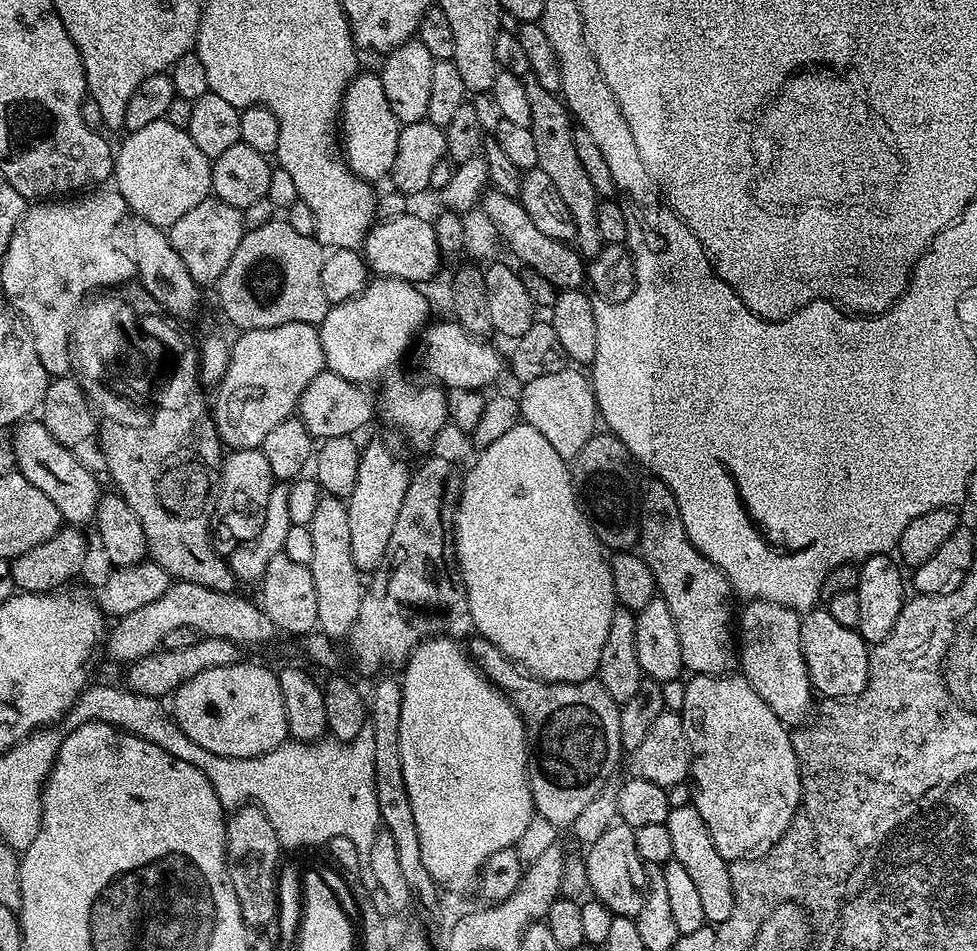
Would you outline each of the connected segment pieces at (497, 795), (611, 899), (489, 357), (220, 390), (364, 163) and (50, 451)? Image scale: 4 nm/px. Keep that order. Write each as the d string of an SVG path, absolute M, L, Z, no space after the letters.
M448 634L432 637L431 640L423 640L408 657L408 663L403 665L402 683L402 726L400 727L400 749L402 750L402 778L406 778L406 794L410 794L410 810L414 810L414 826L418 826L418 846L422 846L422 866L434 878L437 885L449 888L452 892L464 892L468 887L479 881L481 871L487 860L498 850L506 850L513 847L518 838L530 826L534 809L532 795L528 785L528 761L530 759L530 745L528 732L524 729L524 719L507 696L500 691L497 685L487 680L484 673L476 667L471 656L468 655L465 645L459 644Z
M614 822L593 844L589 845L584 856L584 865L588 875L588 887L595 899L602 901L615 916L634 918L642 910L646 891L644 879L645 861L640 861L640 852L636 849L637 829L623 822Z
M451 319L444 320L441 322L441 324L435 324L435 322L429 323L427 327L423 329L422 332L422 340L424 336L424 368L426 371L429 372L430 375L433 376L435 383L437 385L443 386L445 389L451 390L454 388L475 388L477 390L488 390L488 387L491 386L492 383L495 382L496 379L499 378L500 375L503 374L505 375L506 372L506 360L504 357L504 360L502 357L500 357L500 352L498 349L495 348L494 345L488 344L492 342L485 342L481 337L478 336L472 336L470 333L464 329L464 327L461 326L461 324L457 324L453 322Z
M290 322L286 326L274 326L266 330L250 330L249 332L241 331L240 336L230 344L228 354L228 369L223 379L220 380L218 387L215 389L216 400L214 396L214 415L216 418L216 429L220 435L221 445L227 446L229 449L237 448L259 448L262 442L266 442L266 434L270 434L270 430L274 430L274 426L278 426L278 422L293 419L294 413L299 409L302 394L310 382L314 382L314 378L318 378L320 372L325 371L324 351L322 350L322 342L320 341L320 329L315 324L307 324L306 322Z
M361 71L348 83L340 106L338 128L342 133L343 159L354 175L377 182L391 173L401 127L394 110L390 110L390 102L386 102L386 90L382 90L382 82L375 71Z
M39 418L21 420L15 425L12 436L12 456L16 459L15 471L21 472L30 482L38 486L54 506L58 506L61 521L72 526L91 525L96 518L96 507L102 495L96 476L76 457L71 448L62 446L50 430L46 430L44 421Z

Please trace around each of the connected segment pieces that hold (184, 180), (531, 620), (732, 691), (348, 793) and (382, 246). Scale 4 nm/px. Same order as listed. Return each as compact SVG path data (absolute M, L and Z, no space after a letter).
M167 118L158 122L150 122L150 126L142 126L142 130L134 130L125 135L120 148L114 152L114 184L115 191L122 194L122 198L128 203L129 212L139 219L150 222L162 229L169 229L182 214L194 210L198 202L202 202L212 190L212 161L190 138L187 130L171 124Z
M523 422L516 424L514 430L507 432L503 438L498 438L494 446L486 446L477 456L480 457L463 477L454 525L454 560L458 565L459 579L466 586L468 616L476 627L475 631L494 646L498 646L498 650L502 650L502 654L510 657L521 669L540 680L548 680L552 684L573 684L593 679L600 670L602 646L606 646L606 634L610 634L610 614L614 614L618 601L614 594L612 565L604 545L594 534L584 509L576 498L569 465L560 457L558 450L554 450L554 446L550 446L550 442L546 442L546 438L542 438L542 434L534 430L534 426Z
M693 675L691 679L692 681L684 688L684 701L678 705L682 726L686 730L686 738L689 746L692 747L693 754L692 771L690 773L690 785L692 784L690 802L698 810L698 814L702 814L702 822L706 822L706 830L710 830L710 838L714 842L718 854L722 854L722 858L729 862L733 860L747 860L763 853L771 848L773 844L777 844L782 838L782 834L786 834L786 830L792 827L792 819L796 813L796 807L800 805L800 793L802 791L800 787L800 763L794 754L794 746L792 745L789 729L778 718L778 714L774 714L774 710L770 710L770 706L766 706L766 702L762 702L762 698L758 698L758 694L748 685L743 675Z
M96 684L84 689L76 704L66 717L69 729L83 724L98 722L121 728L123 732L132 732L141 736L146 742L154 742L154 746L162 746L166 754L174 754L174 758L182 758L182 762L190 762L194 770L202 770L206 774L206 782L214 786L214 794L218 794L218 802L225 810L235 810L253 803L261 808L270 818L270 826L274 826L274 834L278 838L281 849L308 848L311 844L327 845L334 838L350 838L362 858L370 854L370 846L374 846L374 838L381 831L378 814L378 798L374 798L374 738L371 727L365 726L362 734L347 742L335 738L325 738L315 742L285 742L261 756L254 758L230 758L222 754L210 754L210 750L202 750L172 719L169 709L164 708L154 696L142 696L125 687L115 688L112 684Z
M412 214L373 223L362 245L362 255L376 276L408 280L417 286L423 285L423 280L430 279L442 263L440 247L436 241L435 223L431 219L423 220L422 217Z

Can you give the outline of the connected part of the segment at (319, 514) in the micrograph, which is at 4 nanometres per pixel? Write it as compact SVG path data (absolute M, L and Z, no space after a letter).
M321 495L318 510L314 510L314 518L308 529L314 542L314 562L310 567L314 578L314 594L318 594L316 623L319 631L329 638L347 637L358 618L358 610L362 610L366 587L358 566L354 566L354 554L350 554L350 518L347 503L338 496Z

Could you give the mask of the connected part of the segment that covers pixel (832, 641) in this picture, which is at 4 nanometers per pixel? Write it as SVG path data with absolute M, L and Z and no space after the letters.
M816 606L803 613L800 622L802 654L813 689L824 698L851 698L856 696L868 681L869 645L860 633L850 626L842 626L830 618L827 607Z

